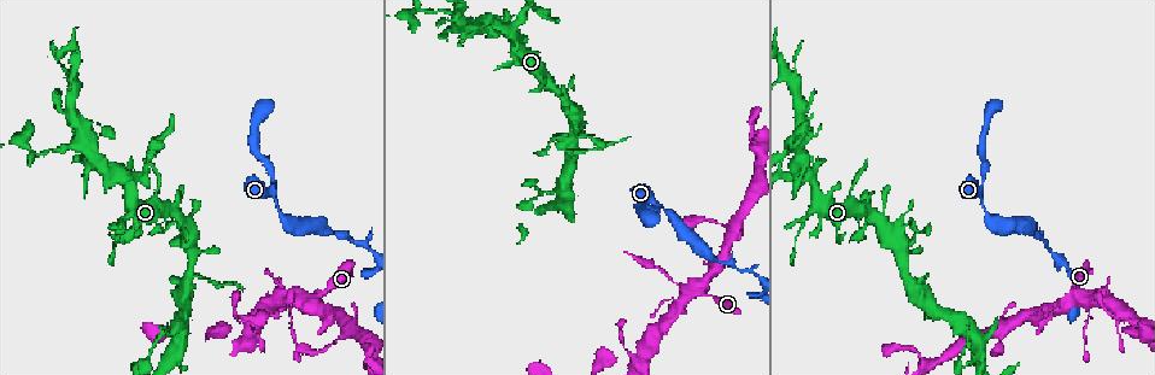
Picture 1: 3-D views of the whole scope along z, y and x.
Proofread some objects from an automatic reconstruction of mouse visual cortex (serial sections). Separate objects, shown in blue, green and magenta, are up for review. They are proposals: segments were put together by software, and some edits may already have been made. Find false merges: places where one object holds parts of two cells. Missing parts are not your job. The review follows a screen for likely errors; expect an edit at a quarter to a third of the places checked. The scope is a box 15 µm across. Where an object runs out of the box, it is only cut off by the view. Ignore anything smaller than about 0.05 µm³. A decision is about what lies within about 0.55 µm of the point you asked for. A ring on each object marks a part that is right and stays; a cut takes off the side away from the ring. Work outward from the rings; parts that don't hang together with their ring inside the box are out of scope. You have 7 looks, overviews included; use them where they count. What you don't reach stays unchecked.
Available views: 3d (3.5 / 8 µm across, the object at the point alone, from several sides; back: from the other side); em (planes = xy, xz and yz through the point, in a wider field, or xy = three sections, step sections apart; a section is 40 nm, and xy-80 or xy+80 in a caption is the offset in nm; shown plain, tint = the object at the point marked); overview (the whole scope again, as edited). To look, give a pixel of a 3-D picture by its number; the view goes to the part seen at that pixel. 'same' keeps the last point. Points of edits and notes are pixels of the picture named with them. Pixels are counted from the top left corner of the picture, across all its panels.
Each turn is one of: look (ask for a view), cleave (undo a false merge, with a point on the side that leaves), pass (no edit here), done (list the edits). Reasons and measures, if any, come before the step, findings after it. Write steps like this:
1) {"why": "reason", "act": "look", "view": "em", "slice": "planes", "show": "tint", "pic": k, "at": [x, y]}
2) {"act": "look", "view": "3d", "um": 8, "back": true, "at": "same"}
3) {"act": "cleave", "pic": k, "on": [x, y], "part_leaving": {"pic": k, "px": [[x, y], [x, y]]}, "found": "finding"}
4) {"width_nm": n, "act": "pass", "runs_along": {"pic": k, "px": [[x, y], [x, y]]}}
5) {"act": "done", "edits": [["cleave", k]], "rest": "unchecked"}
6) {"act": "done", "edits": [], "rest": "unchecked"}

{"why": "abrupt turn", "act": "look", "view": "3d", "um": 8, "back": true, "pic": 1, "at": [693, 292]}

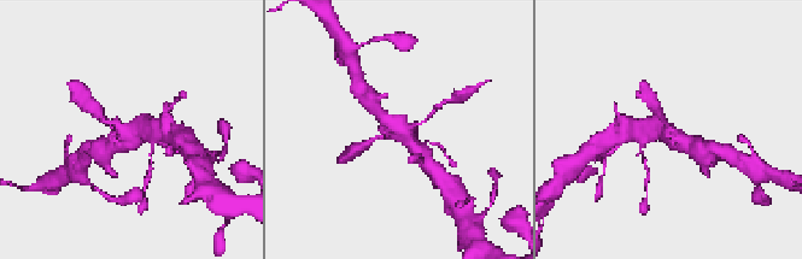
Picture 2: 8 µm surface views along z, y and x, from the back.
{"arms": 4, "arm_widths_nm": [100, 150, 350, 450], "act": "look", "view": "em", "slice": "xy", "step": 3, "show": "tint", "pic": 2, "at": [396, 134]}

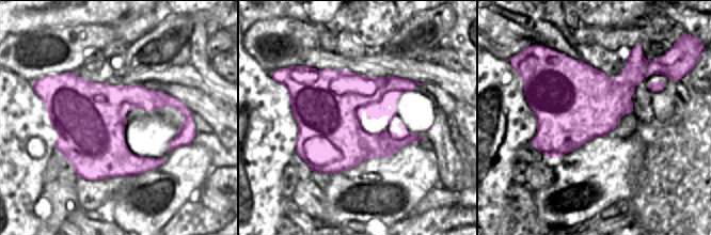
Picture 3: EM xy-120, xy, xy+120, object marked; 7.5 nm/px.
{"act": "pass", "runs_along": {"pic": 2, "px": [[660, 116], [673, 137], [685, 147]]}, "found": "one cell here"}

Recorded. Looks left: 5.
{"act": "look", "view": "3d", "um": 8, "pic": 1, "at": [277, 202]}

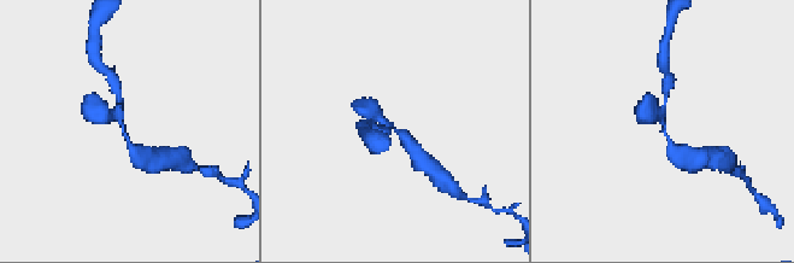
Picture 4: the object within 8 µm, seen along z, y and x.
{"why": "need the tissue", "act": "look", "view": "em", "slice": "planes", "show": "tint", "pic": 4, "at": [664, 127]}

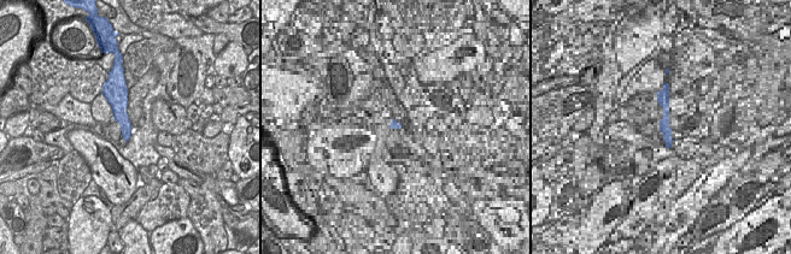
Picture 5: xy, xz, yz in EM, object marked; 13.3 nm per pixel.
{"arm_widths_nm": [150, 250, 500], "act": "pass", "runs_along": {"pic": 4, "px": [[100, 112], [119, 116], [139, 153]]}, "found": "continuous, no second cell"}

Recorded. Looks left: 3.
{"why": "abrupt turn", "act": "look", "view": "3d", "um": 3.5, "pic": 1, "at": [188, 288]}

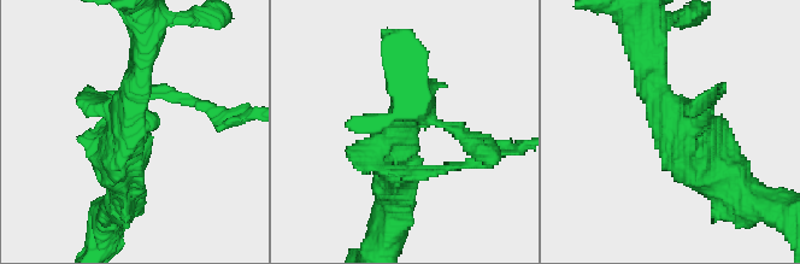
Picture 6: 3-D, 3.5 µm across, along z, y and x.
{"act": "look", "view": "em", "slice": "xy", "step": 2, "show": "tint", "pic": 6, "at": [395, 131]}

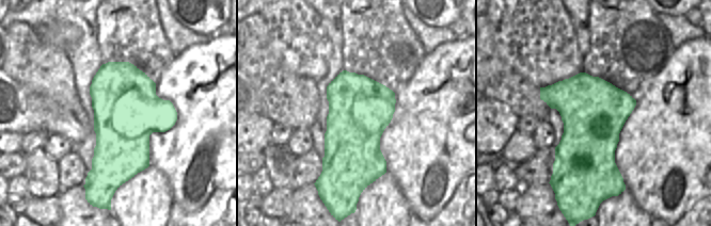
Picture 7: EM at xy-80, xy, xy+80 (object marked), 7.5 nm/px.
{"act": "pass", "runs_along": {"pic": 6, "px": [[637, 53], [653, 91], [734, 180]]}, "found": "continuous, no second cell"}

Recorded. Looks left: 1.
{"act": "done", "edits": [], "rest": "unchecked"}

